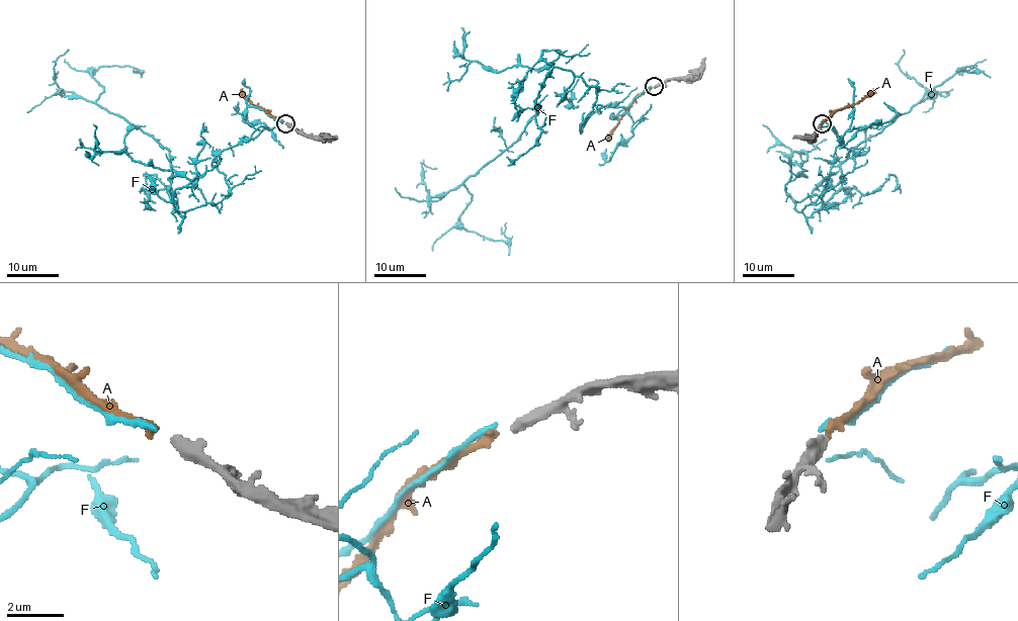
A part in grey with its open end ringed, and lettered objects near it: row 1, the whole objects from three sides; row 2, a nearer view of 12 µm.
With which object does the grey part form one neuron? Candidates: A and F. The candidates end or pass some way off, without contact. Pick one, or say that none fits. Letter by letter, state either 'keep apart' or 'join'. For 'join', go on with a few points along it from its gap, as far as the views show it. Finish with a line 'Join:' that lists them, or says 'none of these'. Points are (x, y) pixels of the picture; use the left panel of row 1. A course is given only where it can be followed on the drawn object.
A: join | via (283, 122), (257, 108), (239, 92)
F: keep apart
Join: A

